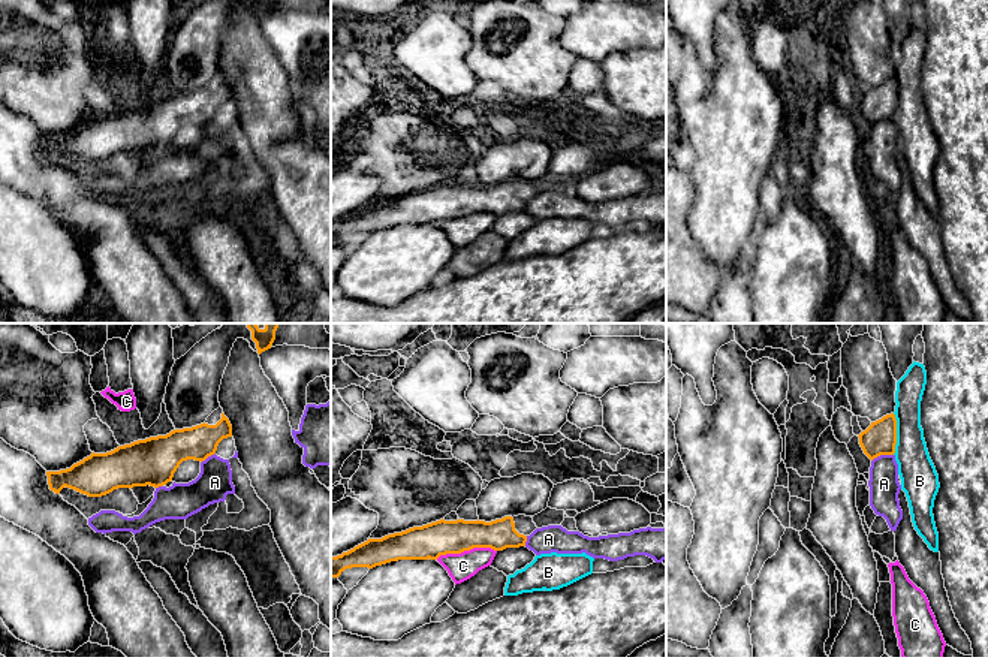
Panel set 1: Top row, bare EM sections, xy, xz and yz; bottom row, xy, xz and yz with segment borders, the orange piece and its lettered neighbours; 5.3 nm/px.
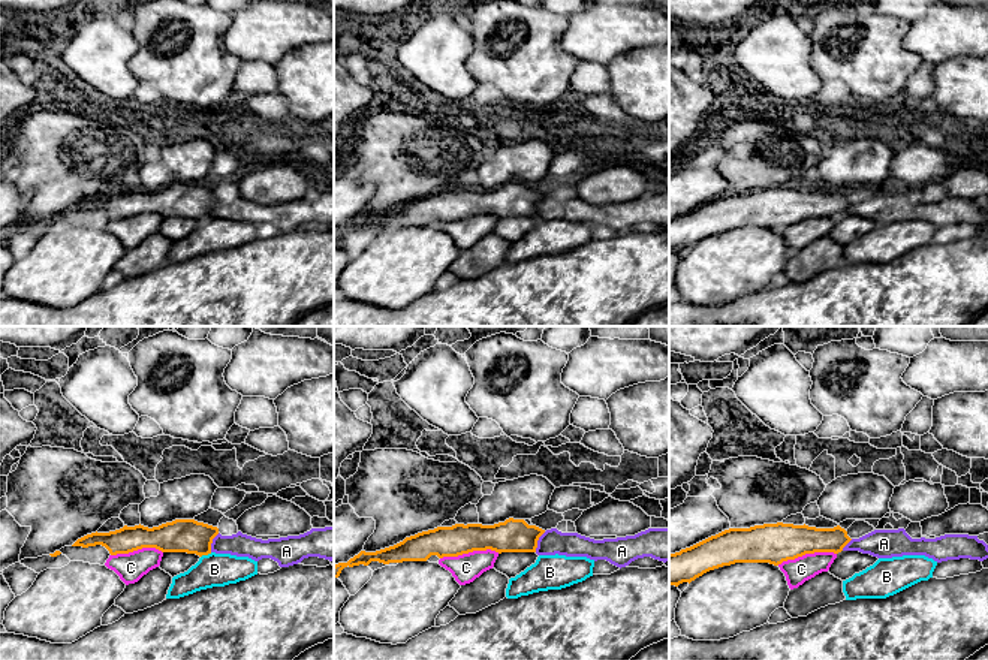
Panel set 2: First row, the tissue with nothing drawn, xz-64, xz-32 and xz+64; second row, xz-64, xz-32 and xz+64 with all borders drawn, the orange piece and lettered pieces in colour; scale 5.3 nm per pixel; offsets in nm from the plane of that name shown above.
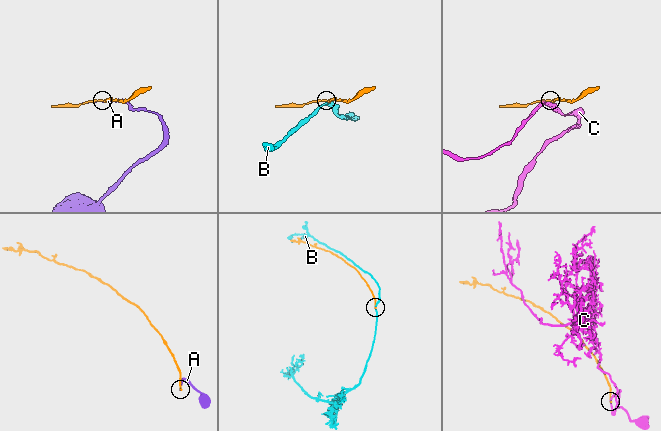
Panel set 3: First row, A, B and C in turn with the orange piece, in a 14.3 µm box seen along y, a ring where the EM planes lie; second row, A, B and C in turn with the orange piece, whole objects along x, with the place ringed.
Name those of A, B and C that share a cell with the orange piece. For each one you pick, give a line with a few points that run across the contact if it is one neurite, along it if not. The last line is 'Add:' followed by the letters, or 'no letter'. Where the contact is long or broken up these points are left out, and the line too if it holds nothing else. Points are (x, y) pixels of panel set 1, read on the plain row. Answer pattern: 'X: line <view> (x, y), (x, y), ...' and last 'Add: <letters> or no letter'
Add: A

